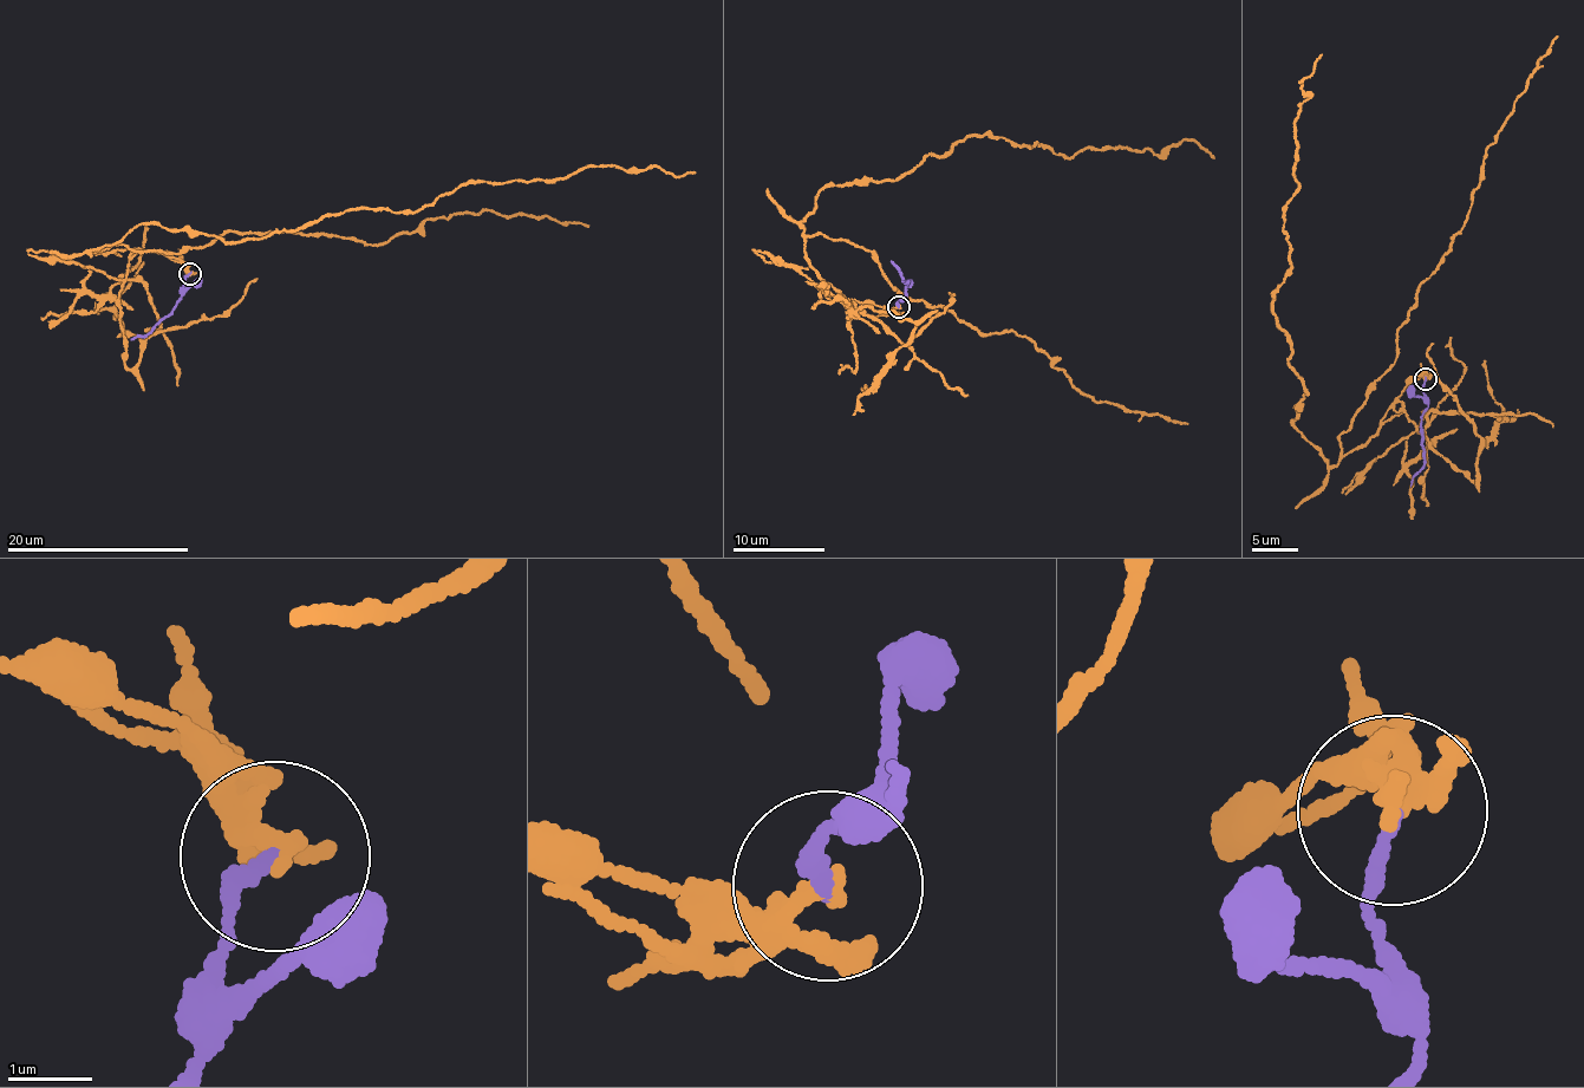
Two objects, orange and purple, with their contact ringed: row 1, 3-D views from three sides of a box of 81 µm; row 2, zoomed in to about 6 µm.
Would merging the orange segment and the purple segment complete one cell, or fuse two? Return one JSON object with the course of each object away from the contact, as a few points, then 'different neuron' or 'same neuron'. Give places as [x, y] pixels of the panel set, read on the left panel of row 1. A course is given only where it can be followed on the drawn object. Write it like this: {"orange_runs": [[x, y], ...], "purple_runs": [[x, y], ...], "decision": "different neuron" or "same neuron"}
{"orange_runs": [[190, 274], [142, 249], [89, 252], [136, 226], [230, 242], [591, 165], [696, 174]], "purple_runs": [[190, 274], [184, 280], [181, 300], [173, 313], [147, 334], [131, 339]], "decision": "different neuron"}

